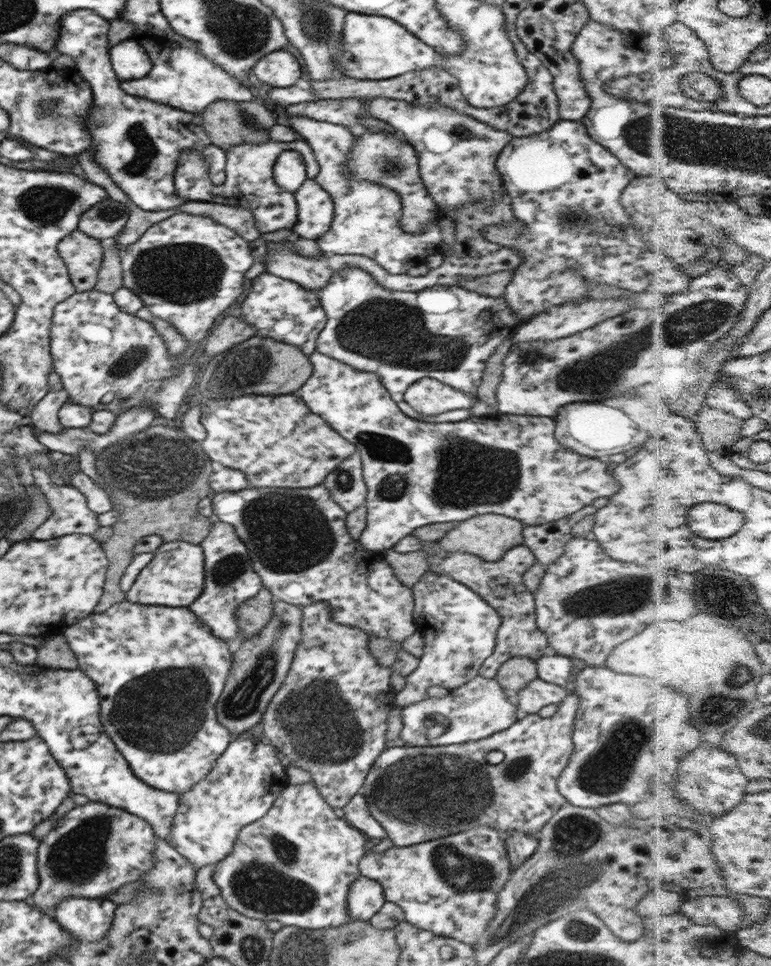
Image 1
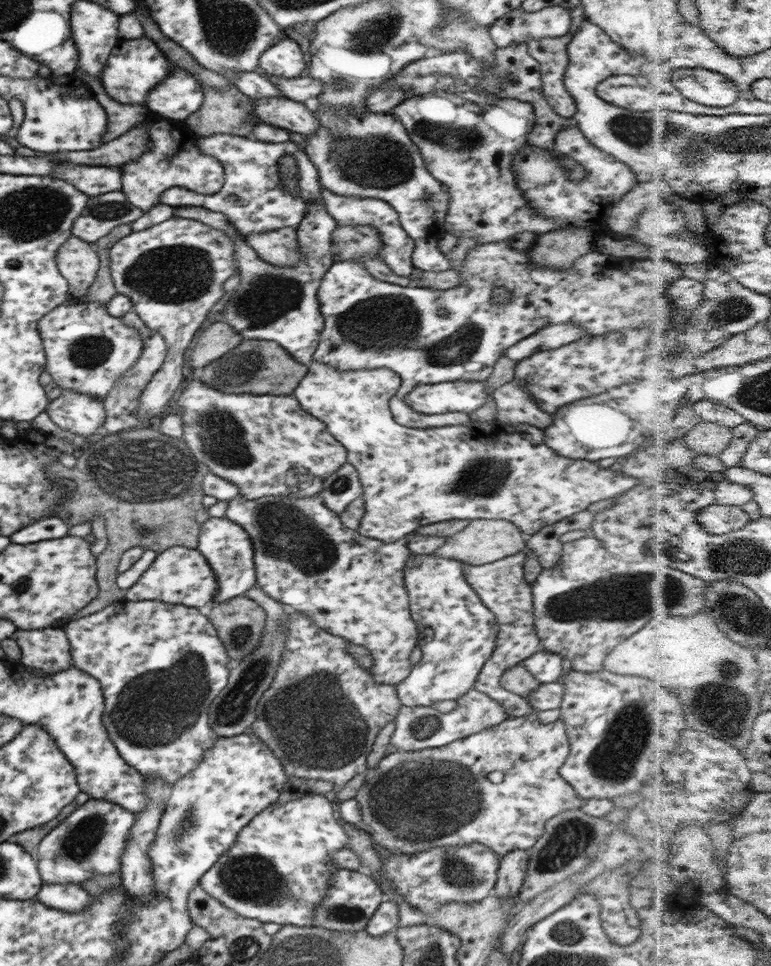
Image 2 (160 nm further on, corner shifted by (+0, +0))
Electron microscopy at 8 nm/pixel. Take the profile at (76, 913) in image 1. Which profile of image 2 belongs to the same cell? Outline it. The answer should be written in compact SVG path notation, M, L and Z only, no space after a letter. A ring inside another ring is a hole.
M42 883L35 900L55 910L74 913L88 907L91 895L76 884Z

